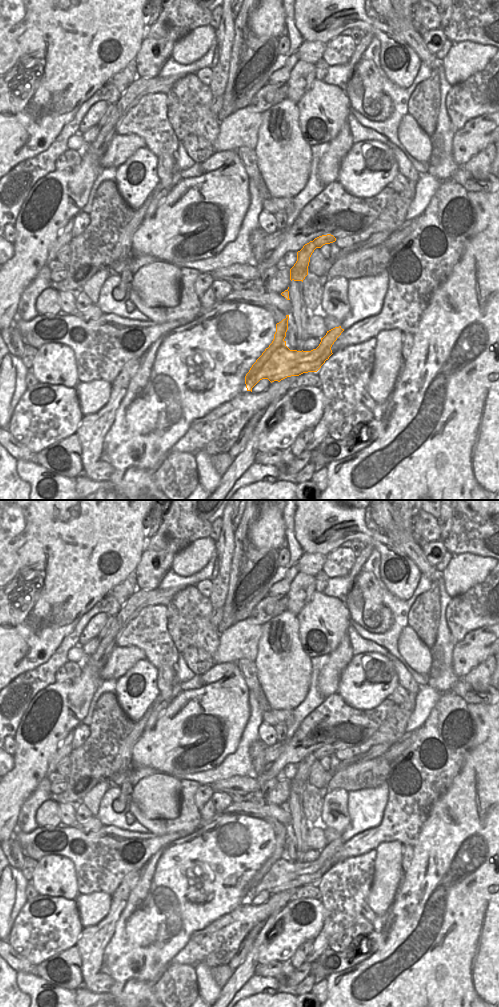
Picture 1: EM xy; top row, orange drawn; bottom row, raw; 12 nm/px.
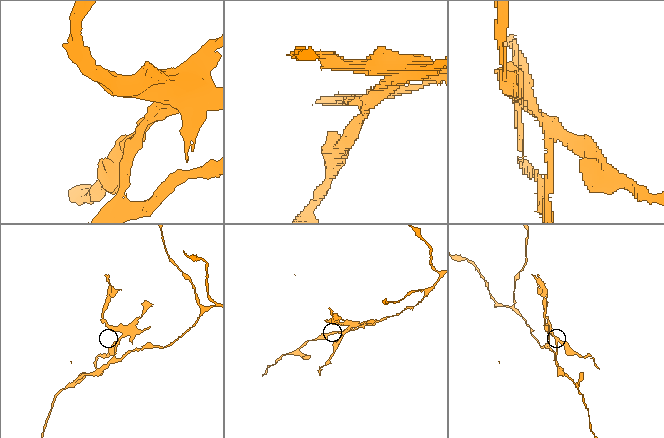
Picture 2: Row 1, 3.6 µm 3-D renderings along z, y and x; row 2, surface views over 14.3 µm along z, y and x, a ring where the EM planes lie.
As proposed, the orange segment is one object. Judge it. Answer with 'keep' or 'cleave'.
cleave

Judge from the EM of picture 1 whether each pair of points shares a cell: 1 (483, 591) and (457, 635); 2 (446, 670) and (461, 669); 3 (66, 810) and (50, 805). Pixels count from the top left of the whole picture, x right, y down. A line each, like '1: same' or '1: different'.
1: same
2: different
3: different

